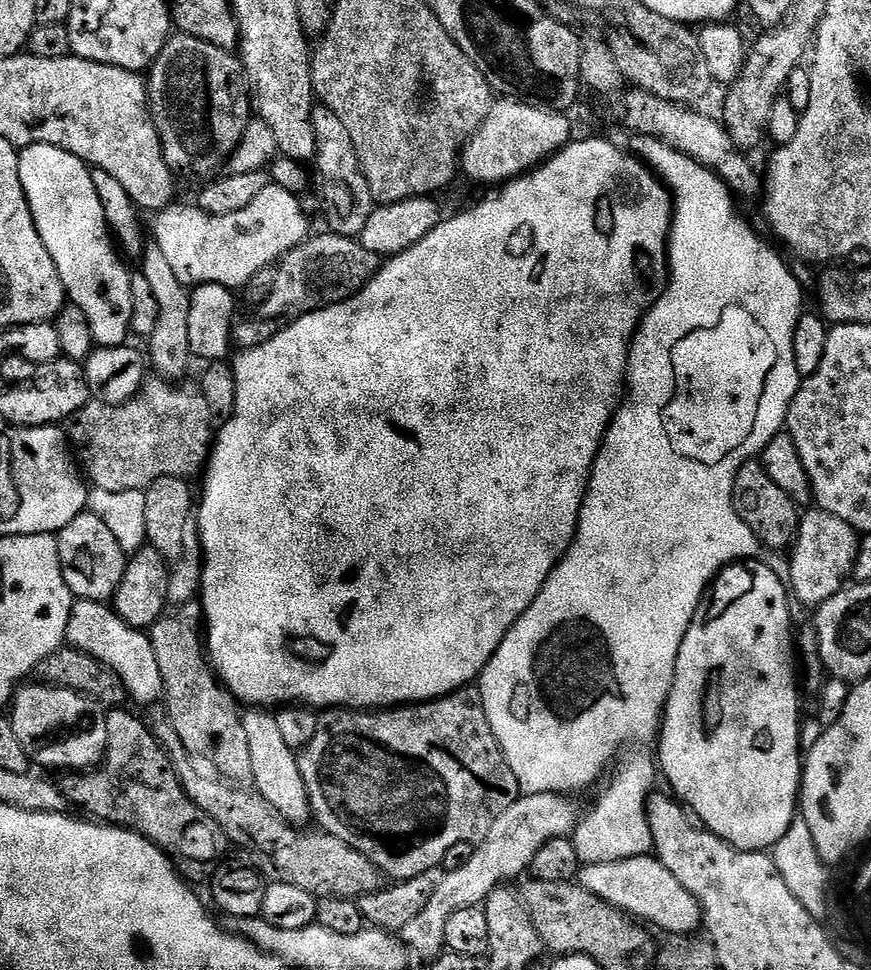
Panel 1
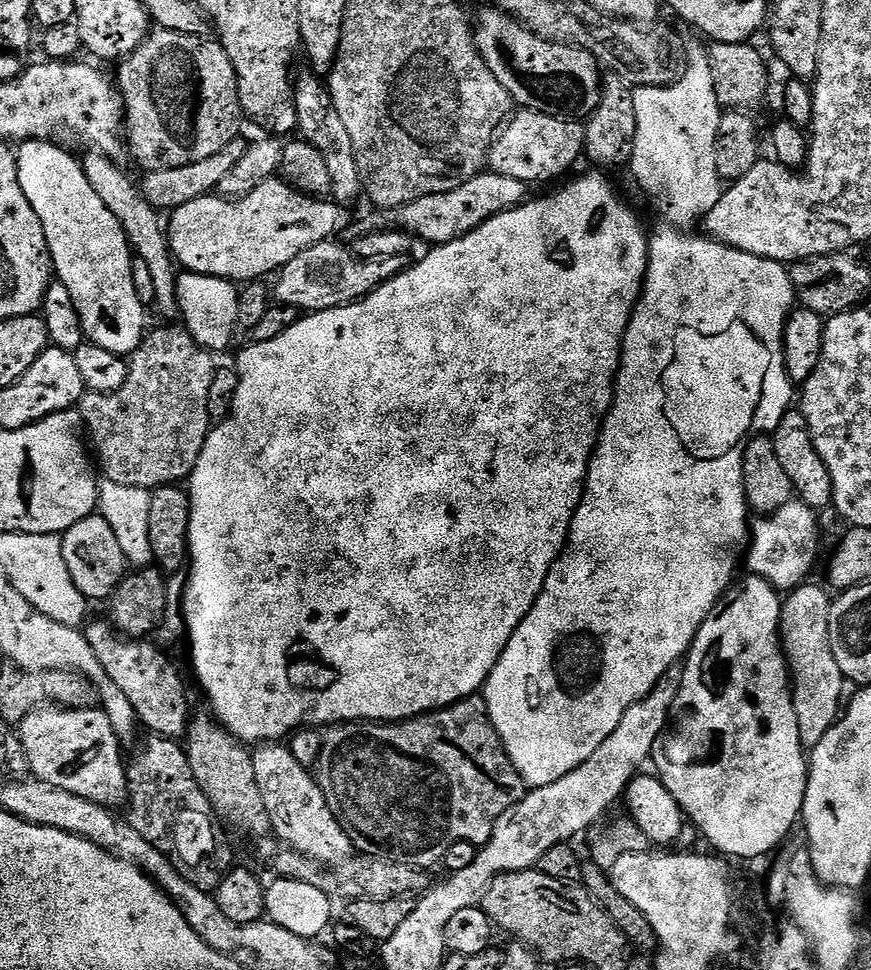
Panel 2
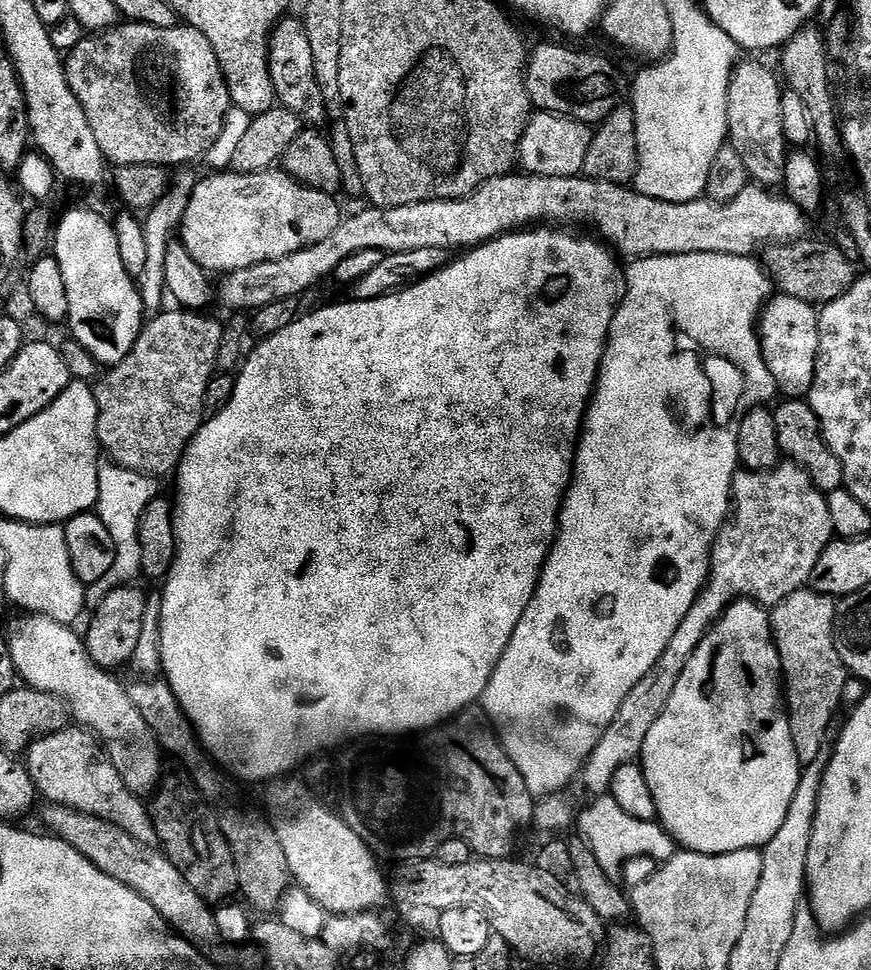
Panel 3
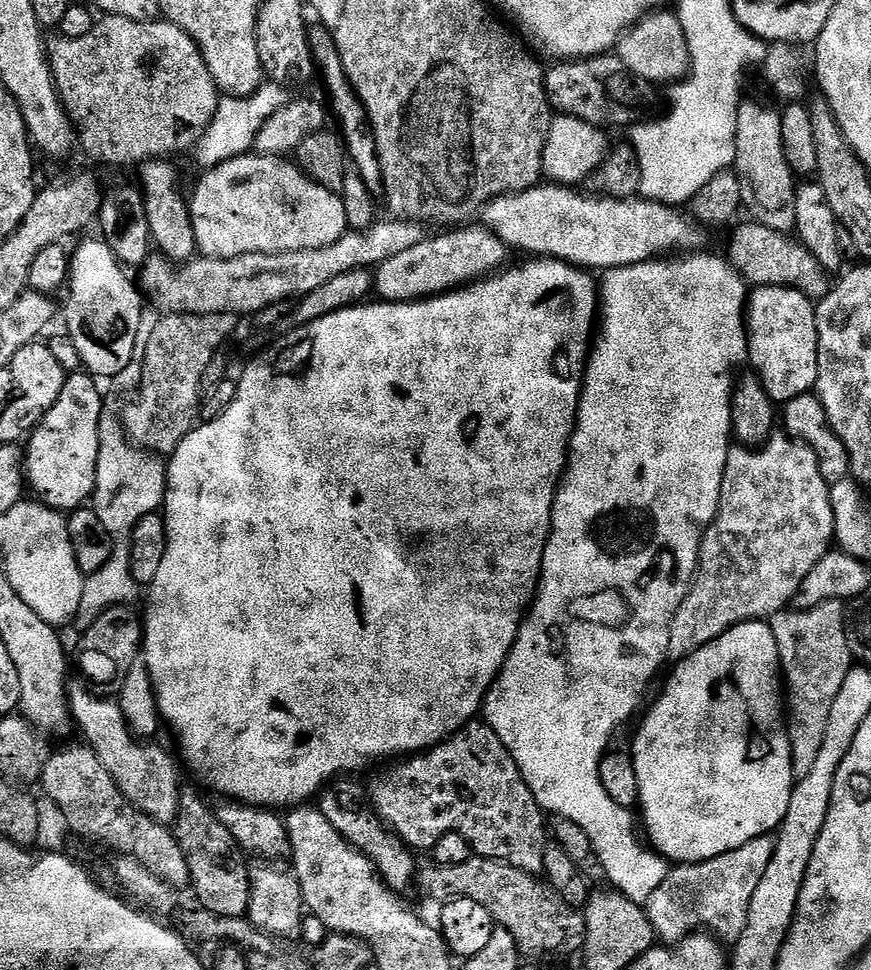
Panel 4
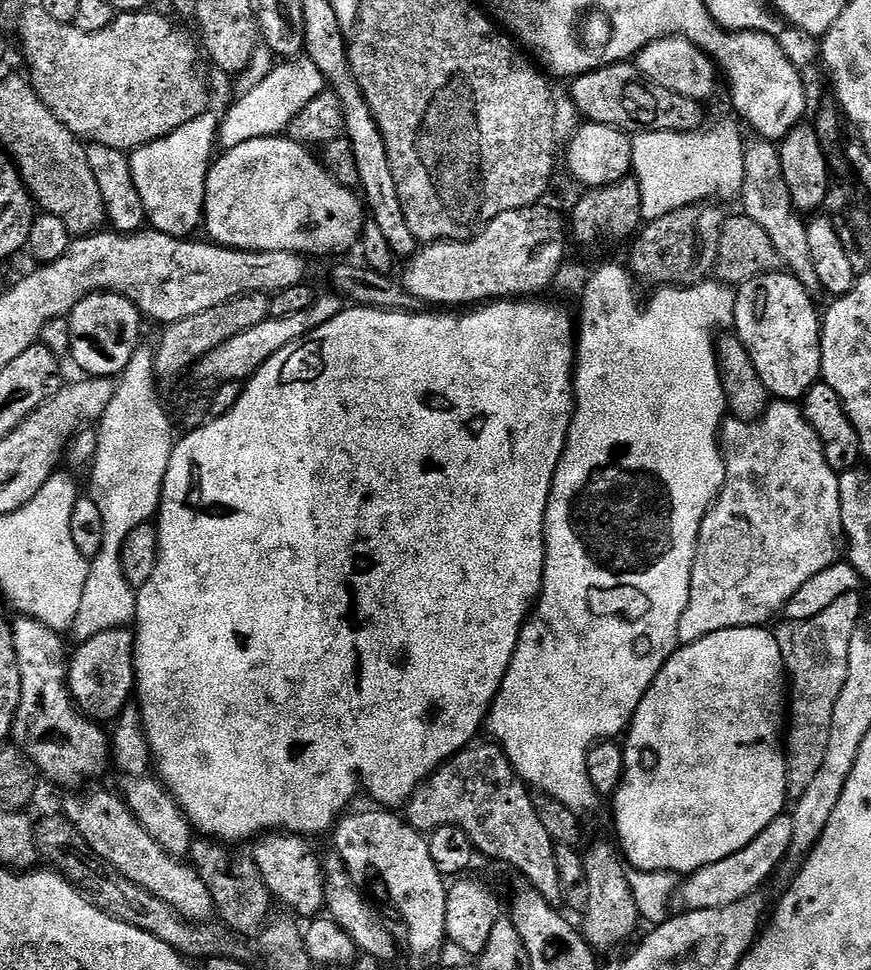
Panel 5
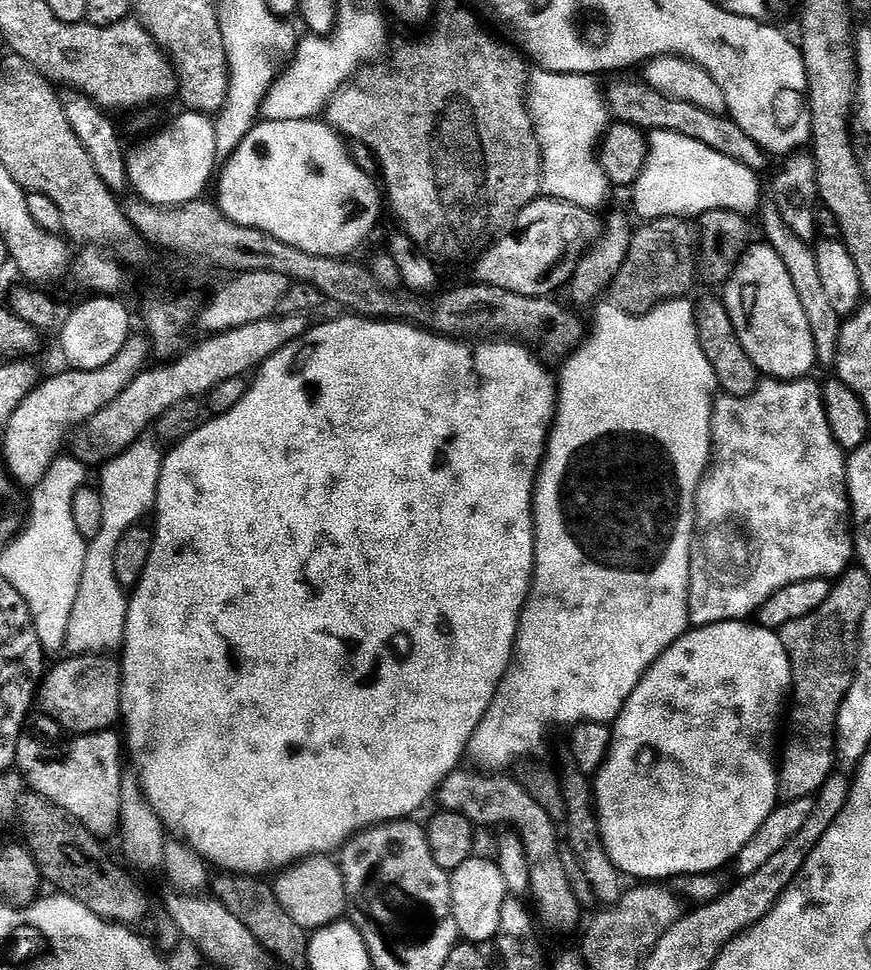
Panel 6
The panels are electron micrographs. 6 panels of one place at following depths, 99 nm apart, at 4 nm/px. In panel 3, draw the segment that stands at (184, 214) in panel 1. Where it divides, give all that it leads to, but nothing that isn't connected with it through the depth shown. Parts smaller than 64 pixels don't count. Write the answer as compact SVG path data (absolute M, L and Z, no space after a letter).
M227 170L213 175L208 177L205 175L199 181L186 208L185 218L178 229L179 239L183 241L191 258L194 258L194 261L198 262L208 274L214 272L227 274L234 270L246 270L248 266L262 262L286 258L298 250L323 242L326 238L330 238L330 234L334 234L334 230L338 230L342 211L340 212L339 206L336 205L337 197L300 184L283 170L254 174Z

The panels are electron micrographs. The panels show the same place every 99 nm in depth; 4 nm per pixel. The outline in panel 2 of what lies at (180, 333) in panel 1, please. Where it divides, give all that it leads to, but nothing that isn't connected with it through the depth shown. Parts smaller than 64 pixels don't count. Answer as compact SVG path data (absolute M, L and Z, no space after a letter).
M88 154L88 157L83 157L82 163L90 186L94 186L98 198L102 198L102 202L106 202L106 210L110 210L110 214L114 214L114 218L118 218L118 222L122 222L133 253L139 260L146 262L146 267L150 270L151 281L154 284L155 309L158 308L166 318L177 319L179 317L176 286L178 270L171 253L167 231L163 222L162 224L160 222L161 213L154 206L150 206L150 202L146 202L146 198L140 193L137 181L135 179L132 181L122 169L115 165L117 163L111 157Z

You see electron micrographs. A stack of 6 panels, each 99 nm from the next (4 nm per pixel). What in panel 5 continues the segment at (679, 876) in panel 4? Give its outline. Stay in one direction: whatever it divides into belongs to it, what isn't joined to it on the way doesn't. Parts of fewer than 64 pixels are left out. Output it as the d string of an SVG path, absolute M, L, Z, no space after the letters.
M781 814L750 842L750 846L742 846L738 854L730 854L730 858L722 858L722 862L714 862L702 870L691 873L688 880L679 885L674 897L675 903L685 912L694 910L714 910L722 906L730 906L742 898L761 891L760 887L771 878L776 867L789 855L792 847L794 826L791 815Z

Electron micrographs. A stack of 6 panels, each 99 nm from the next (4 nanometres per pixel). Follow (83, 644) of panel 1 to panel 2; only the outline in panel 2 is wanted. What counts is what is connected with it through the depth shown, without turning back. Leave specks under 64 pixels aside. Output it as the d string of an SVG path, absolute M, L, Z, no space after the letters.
M101 620L94 621L92 625L89 623L83 629L86 642L90 642L90 650L94 650L114 686L118 686L118 690L126 694L130 706L134 706L137 721L143 727L145 724L151 735L179 741L187 733L190 711L184 680L171 655L167 651L160 651L147 639L125 638L114 631L111 623Z

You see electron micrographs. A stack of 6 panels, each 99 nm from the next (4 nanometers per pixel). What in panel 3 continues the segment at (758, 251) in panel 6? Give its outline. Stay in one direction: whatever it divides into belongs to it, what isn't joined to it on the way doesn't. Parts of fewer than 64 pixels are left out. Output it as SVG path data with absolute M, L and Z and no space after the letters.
M776 294L765 304L758 321L760 345L766 358L766 366L781 397L799 400L807 397L808 391L814 386L819 321L819 311L813 305L802 302L802 298Z

